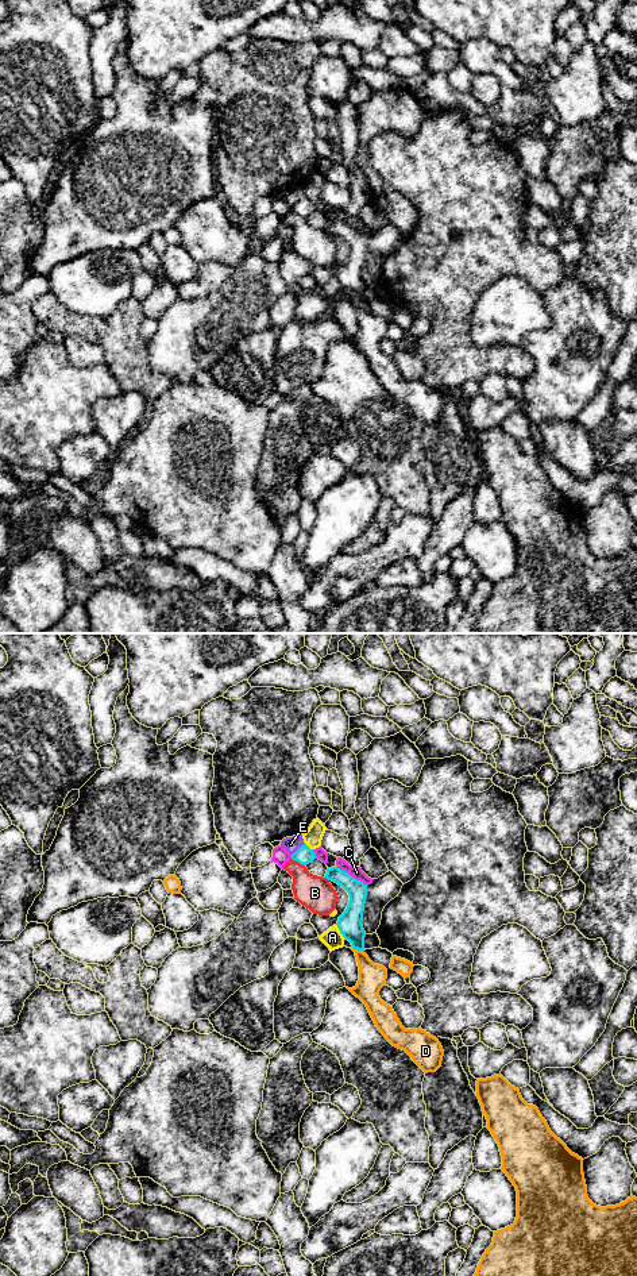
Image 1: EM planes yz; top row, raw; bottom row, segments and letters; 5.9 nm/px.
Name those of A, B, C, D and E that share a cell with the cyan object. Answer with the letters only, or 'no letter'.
no letter

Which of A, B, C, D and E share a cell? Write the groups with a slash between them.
A / B / C / D / E

